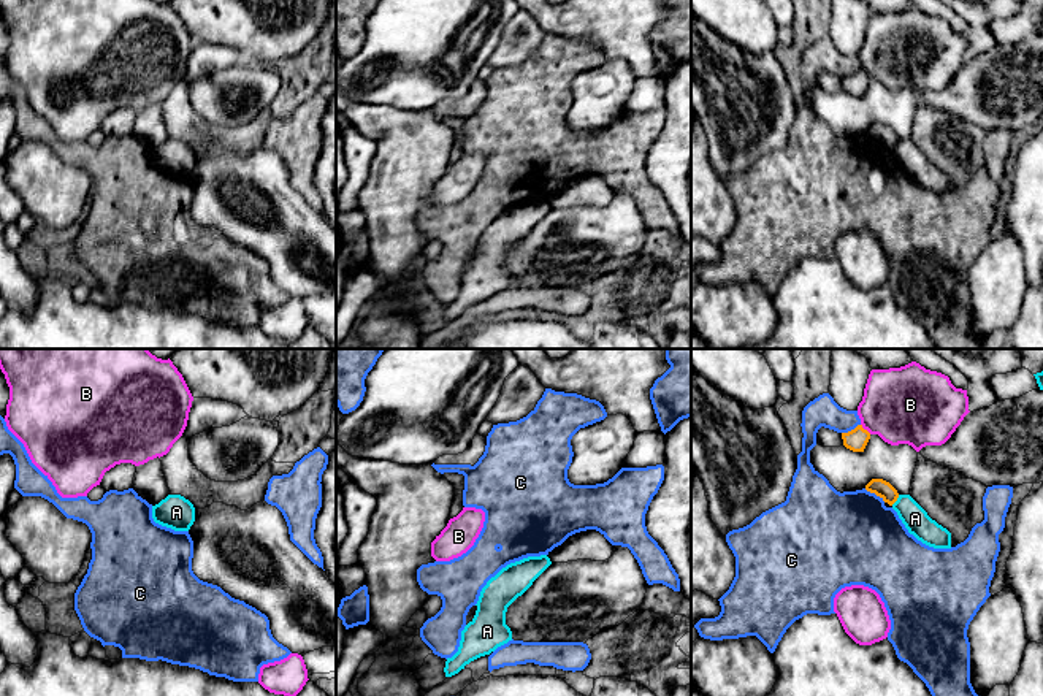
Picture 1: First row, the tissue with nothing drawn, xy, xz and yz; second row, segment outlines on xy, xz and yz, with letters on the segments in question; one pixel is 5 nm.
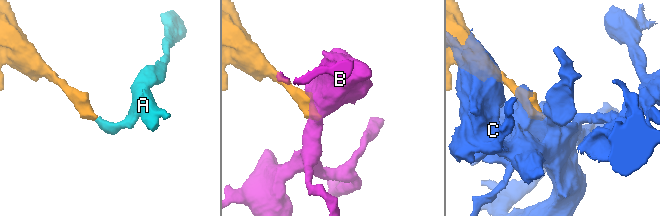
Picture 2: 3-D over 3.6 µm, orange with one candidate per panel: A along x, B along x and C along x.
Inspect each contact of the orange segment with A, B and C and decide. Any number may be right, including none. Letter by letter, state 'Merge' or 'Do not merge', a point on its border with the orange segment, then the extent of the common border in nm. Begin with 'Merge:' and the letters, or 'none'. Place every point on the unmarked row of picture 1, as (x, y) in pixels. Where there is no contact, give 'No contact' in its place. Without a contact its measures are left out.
Merge: none
A: Do not merge. Touches orange at yz (896, 145). Shared border 70 nm
B: Do not merge. Touches orange at yz (866, 75). Shared border 80 nm
C: Do not merge. Touches orange at yz (875, 138). Shared border 130 nm

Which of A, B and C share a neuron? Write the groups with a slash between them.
A / B / C

